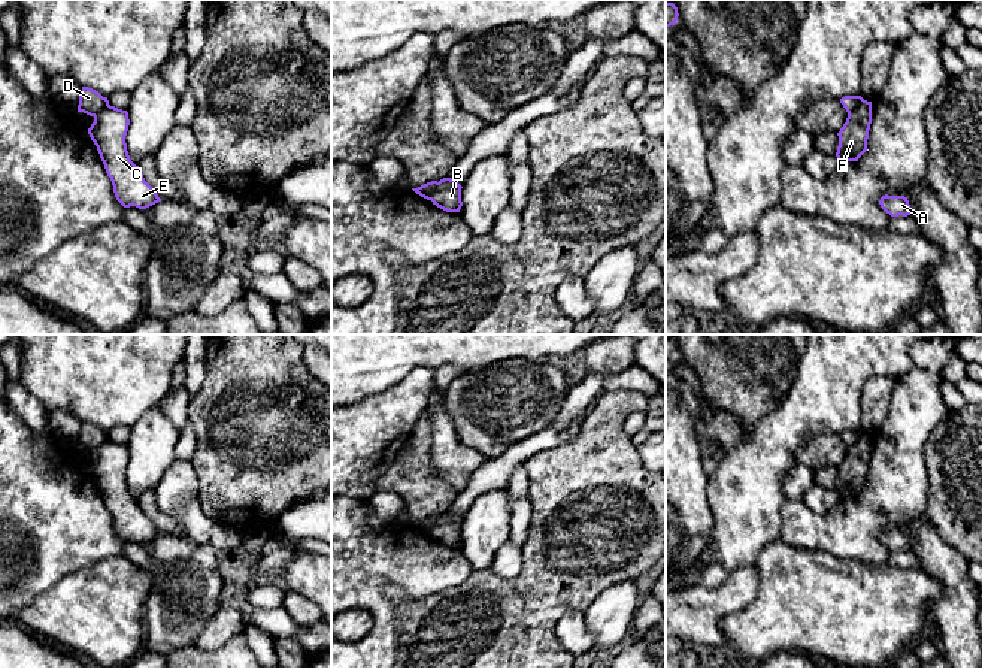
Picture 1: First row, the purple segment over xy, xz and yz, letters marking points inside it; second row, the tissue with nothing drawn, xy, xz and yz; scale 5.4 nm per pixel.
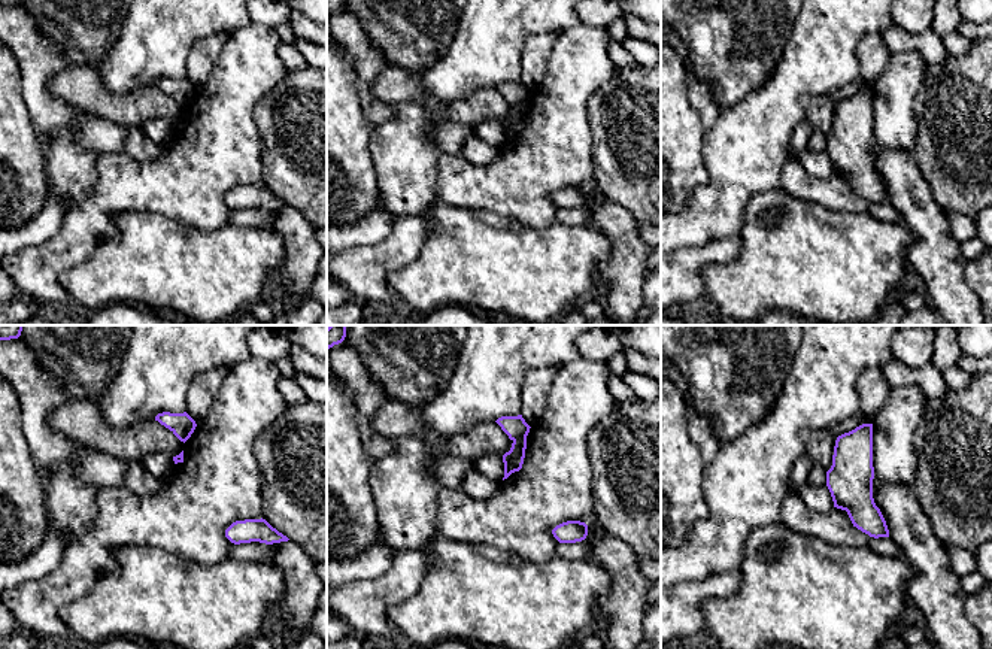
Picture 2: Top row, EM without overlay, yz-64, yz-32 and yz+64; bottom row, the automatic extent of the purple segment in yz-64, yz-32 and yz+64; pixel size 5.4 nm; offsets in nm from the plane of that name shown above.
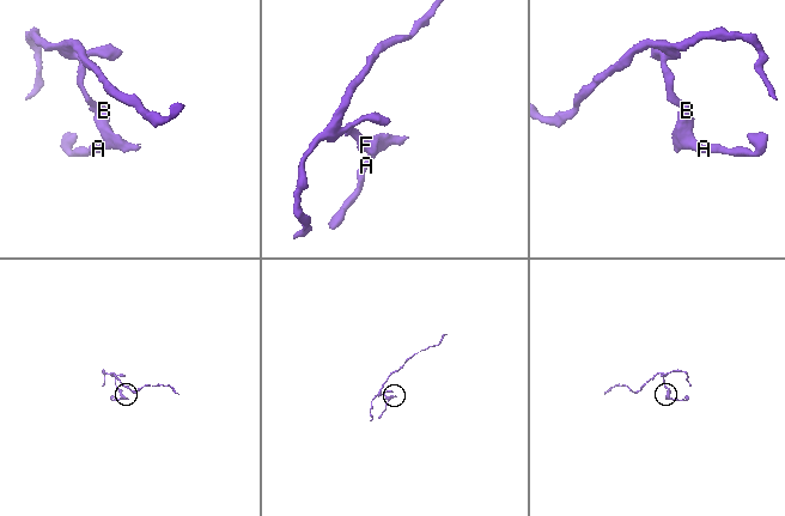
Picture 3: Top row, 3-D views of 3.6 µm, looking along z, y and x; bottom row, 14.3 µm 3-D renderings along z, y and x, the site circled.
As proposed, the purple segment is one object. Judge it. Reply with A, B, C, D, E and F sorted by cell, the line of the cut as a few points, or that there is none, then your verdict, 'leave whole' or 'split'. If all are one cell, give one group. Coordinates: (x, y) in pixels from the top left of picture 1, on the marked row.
groups A B C E F / D; cut yz (863, 99), (848, 112); split

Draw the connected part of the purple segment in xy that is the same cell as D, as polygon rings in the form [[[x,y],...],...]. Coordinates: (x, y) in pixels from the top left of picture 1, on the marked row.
[[[82,87],[79,94],[78,112],[84,112],[90,116],[96,116],[109,105],[107,97],[103,97],[98,91]]]

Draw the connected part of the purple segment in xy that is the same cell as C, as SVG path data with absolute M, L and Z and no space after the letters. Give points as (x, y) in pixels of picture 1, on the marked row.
M107 105L94 116L88 134L112 181L116 200L124 208L146 209L161 199L145 181L140 167L130 160L125 143L128 125L128 112Z

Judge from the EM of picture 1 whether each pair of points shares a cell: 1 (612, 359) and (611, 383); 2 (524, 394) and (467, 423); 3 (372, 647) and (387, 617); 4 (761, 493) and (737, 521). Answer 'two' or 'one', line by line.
1: two
2: one
3: one
4: one

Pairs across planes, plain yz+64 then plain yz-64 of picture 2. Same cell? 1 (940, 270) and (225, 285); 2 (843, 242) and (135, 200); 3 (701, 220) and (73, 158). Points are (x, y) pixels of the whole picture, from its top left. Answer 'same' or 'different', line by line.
1: different
2: different
3: same

